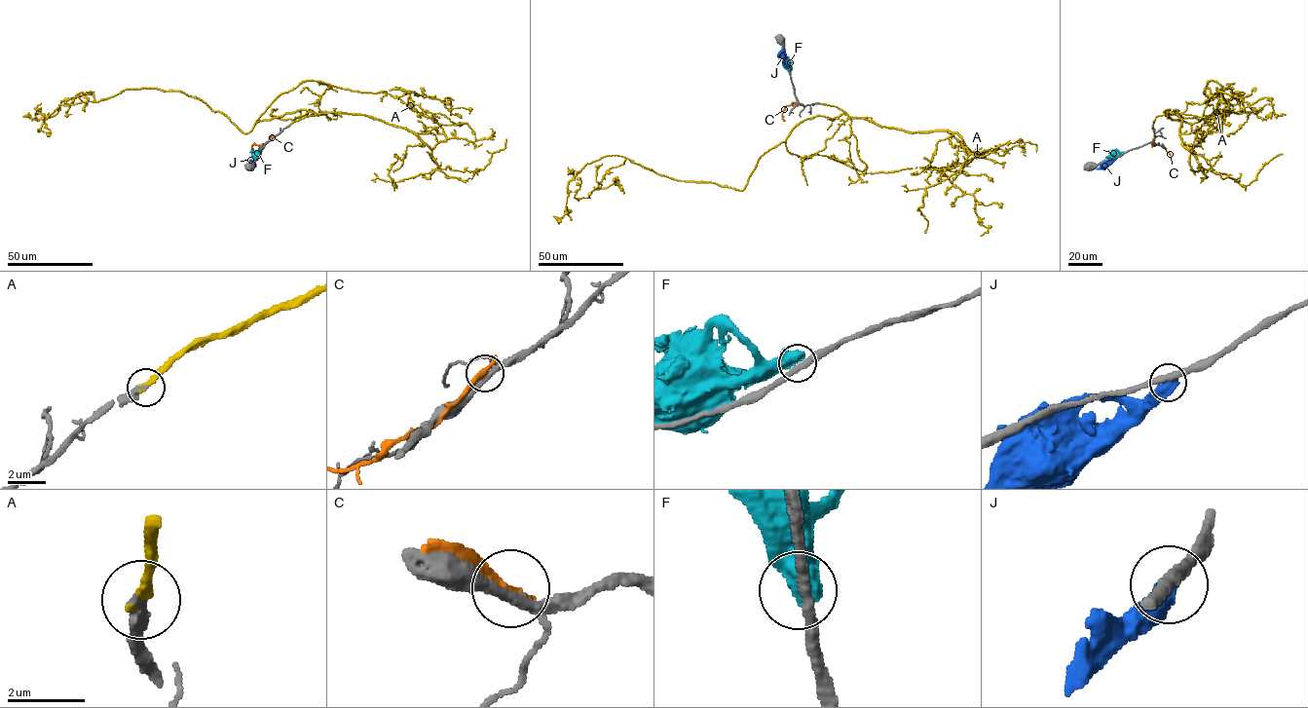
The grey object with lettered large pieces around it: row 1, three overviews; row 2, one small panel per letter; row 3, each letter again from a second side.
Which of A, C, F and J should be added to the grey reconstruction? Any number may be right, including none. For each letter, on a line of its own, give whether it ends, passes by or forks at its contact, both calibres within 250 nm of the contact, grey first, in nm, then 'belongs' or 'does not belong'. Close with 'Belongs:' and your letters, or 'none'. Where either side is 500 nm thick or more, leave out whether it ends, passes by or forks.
A: it ends there; 360 nm thick on the grey side, 280 nm on the other; belongs
C: it ends there; 240 nm thick on the grey side, 340 nm on the other; does not belong
F: 280 nm thick on the grey side, 700 nm on the other; does not belong
J: 320 nm thick on the grey side, 600 nm on the other; does not belong
Belongs: A

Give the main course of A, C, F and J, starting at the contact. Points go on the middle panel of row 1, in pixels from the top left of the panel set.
A: (819, 103), (845, 114), (801, 122), (759, 159), (741, 190), (676, 180), (608, 155), (568, 182), (558, 223)
C: (803, 105), (795, 102), (787, 105), (782, 115), (784, 121)
F: (790, 73), (780, 58)
J: (788, 66), (782, 48)

